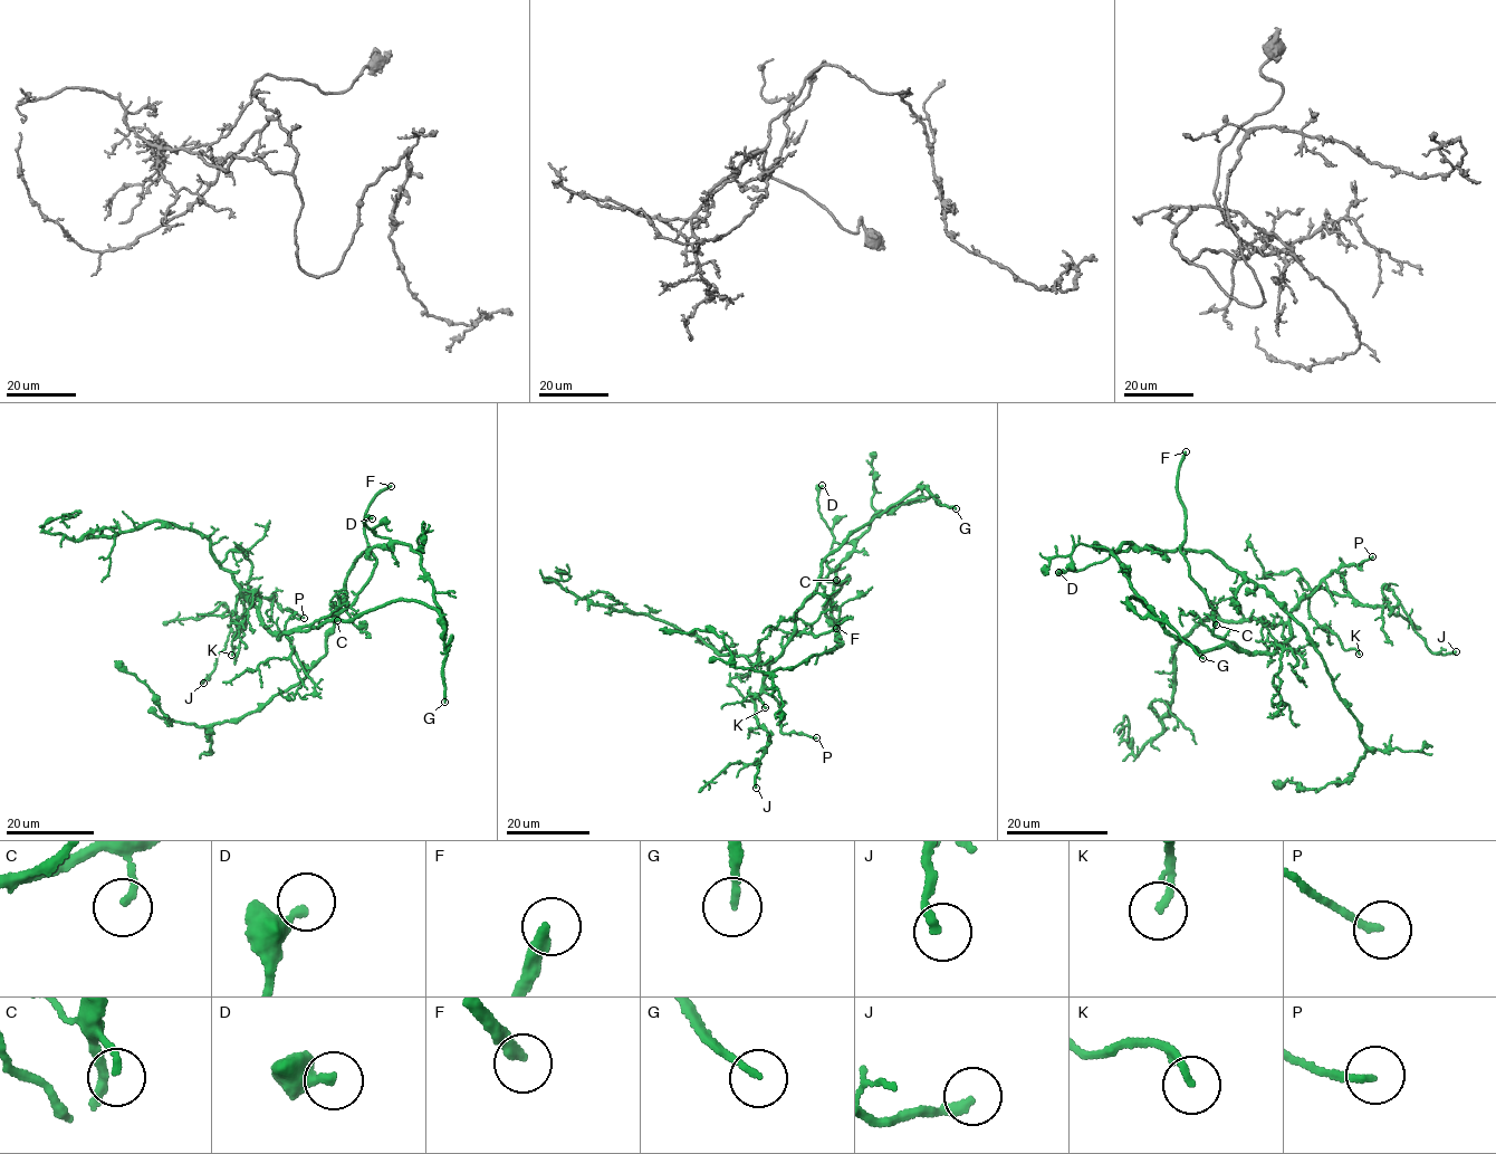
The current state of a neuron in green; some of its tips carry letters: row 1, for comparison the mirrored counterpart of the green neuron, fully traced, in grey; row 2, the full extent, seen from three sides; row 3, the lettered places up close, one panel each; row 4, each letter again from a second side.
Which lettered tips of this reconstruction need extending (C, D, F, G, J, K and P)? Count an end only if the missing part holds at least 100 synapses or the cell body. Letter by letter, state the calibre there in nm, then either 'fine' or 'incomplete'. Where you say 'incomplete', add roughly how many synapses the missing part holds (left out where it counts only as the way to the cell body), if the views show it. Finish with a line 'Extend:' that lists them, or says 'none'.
C: 150 nm thick; fine
D: 340 nm thick; fine
F: 320 nm thick; incomplete
G: 160 nm thick; incomplete; about 250 synapses
J: 240 nm thick; fine
K: 130 nm thick; fine
P: 160 nm thick; fine
Extend: F, G

